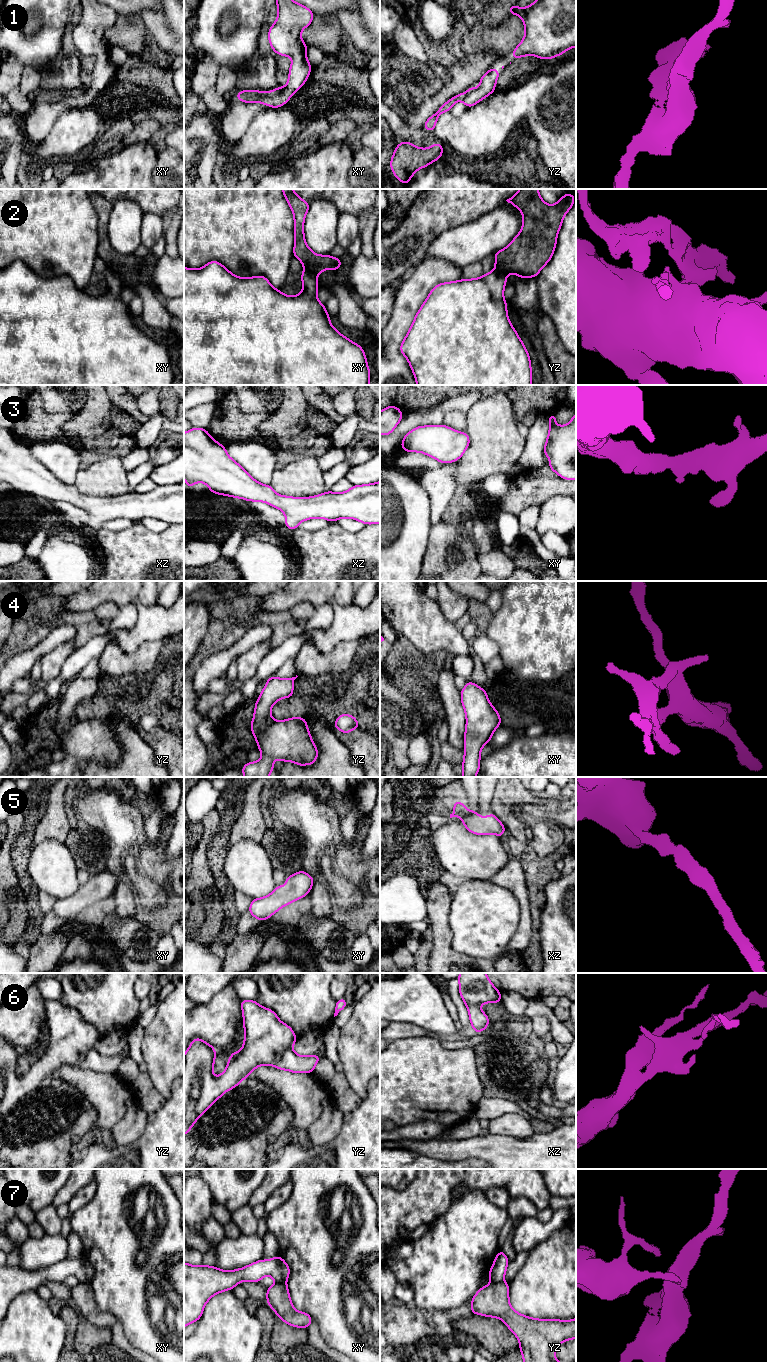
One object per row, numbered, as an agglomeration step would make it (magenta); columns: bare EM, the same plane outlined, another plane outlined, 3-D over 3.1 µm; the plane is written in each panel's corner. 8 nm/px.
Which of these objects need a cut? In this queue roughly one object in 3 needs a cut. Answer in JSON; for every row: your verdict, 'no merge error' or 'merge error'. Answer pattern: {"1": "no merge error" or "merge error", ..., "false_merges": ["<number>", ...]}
{"1": "merge error", "2": "merge error", "3": "no merge error", "4": "no merge error", "5": "no merge error", "6": "no merge error", "7": "merge error", "false_merges": ["1", "2", "7"]}

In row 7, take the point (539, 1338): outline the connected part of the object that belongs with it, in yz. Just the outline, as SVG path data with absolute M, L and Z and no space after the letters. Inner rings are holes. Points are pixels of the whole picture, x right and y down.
M491 1282L481 1287L471 1300L471 1314L500 1318L516 1335L524 1362L558 1362L556 1348L564 1341L576 1338L576 1318L569 1321L534 1319L516 1312L509 1302L509 1283L505 1282Z

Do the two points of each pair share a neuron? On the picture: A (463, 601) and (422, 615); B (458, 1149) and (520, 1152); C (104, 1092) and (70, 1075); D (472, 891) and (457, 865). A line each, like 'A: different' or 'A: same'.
A: different
B: same
C: same
D: different

